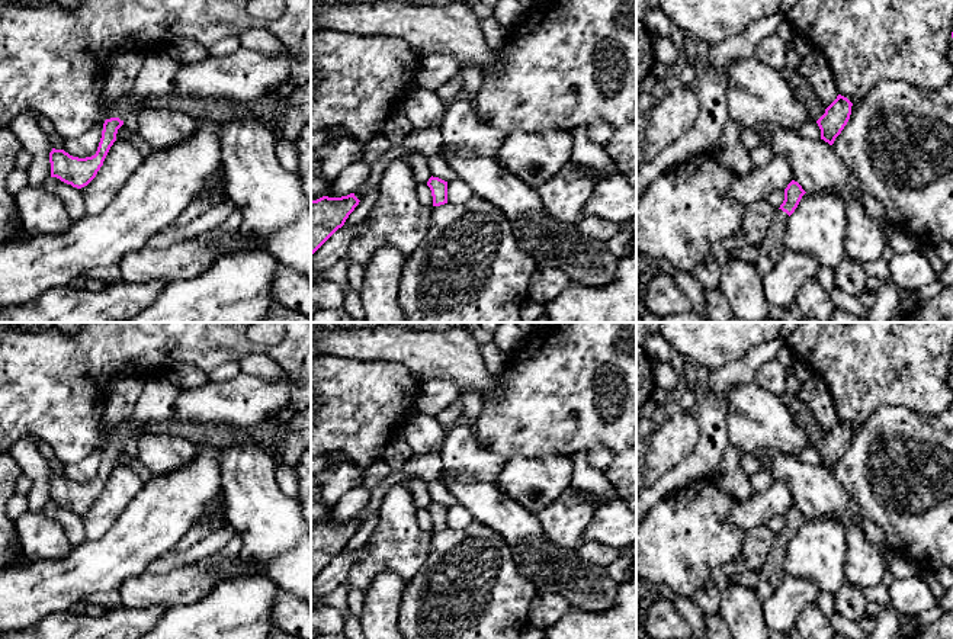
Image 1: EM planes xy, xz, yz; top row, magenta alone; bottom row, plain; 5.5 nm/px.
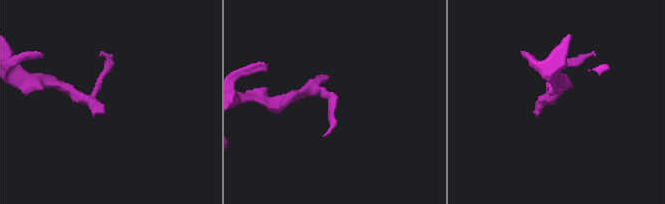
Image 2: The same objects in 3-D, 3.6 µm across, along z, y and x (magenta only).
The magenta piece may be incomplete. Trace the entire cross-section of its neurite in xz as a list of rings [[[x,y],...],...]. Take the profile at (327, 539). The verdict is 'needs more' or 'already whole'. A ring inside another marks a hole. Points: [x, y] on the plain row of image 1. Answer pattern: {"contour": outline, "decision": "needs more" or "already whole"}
{"contour": [[[354,518],[341,523],[323,521],[311,526],[311,579],[314,579],[359,530]]], "decision": "already whole"}

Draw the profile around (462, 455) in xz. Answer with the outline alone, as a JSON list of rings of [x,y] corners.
[[[472,424],[455,426],[447,433],[440,455],[447,479],[459,476],[479,482],[495,482],[507,460],[481,446]]]

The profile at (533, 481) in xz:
[[[511,456],[495,485],[501,494],[538,514],[571,488],[572,476],[574,463],[569,456]]]

